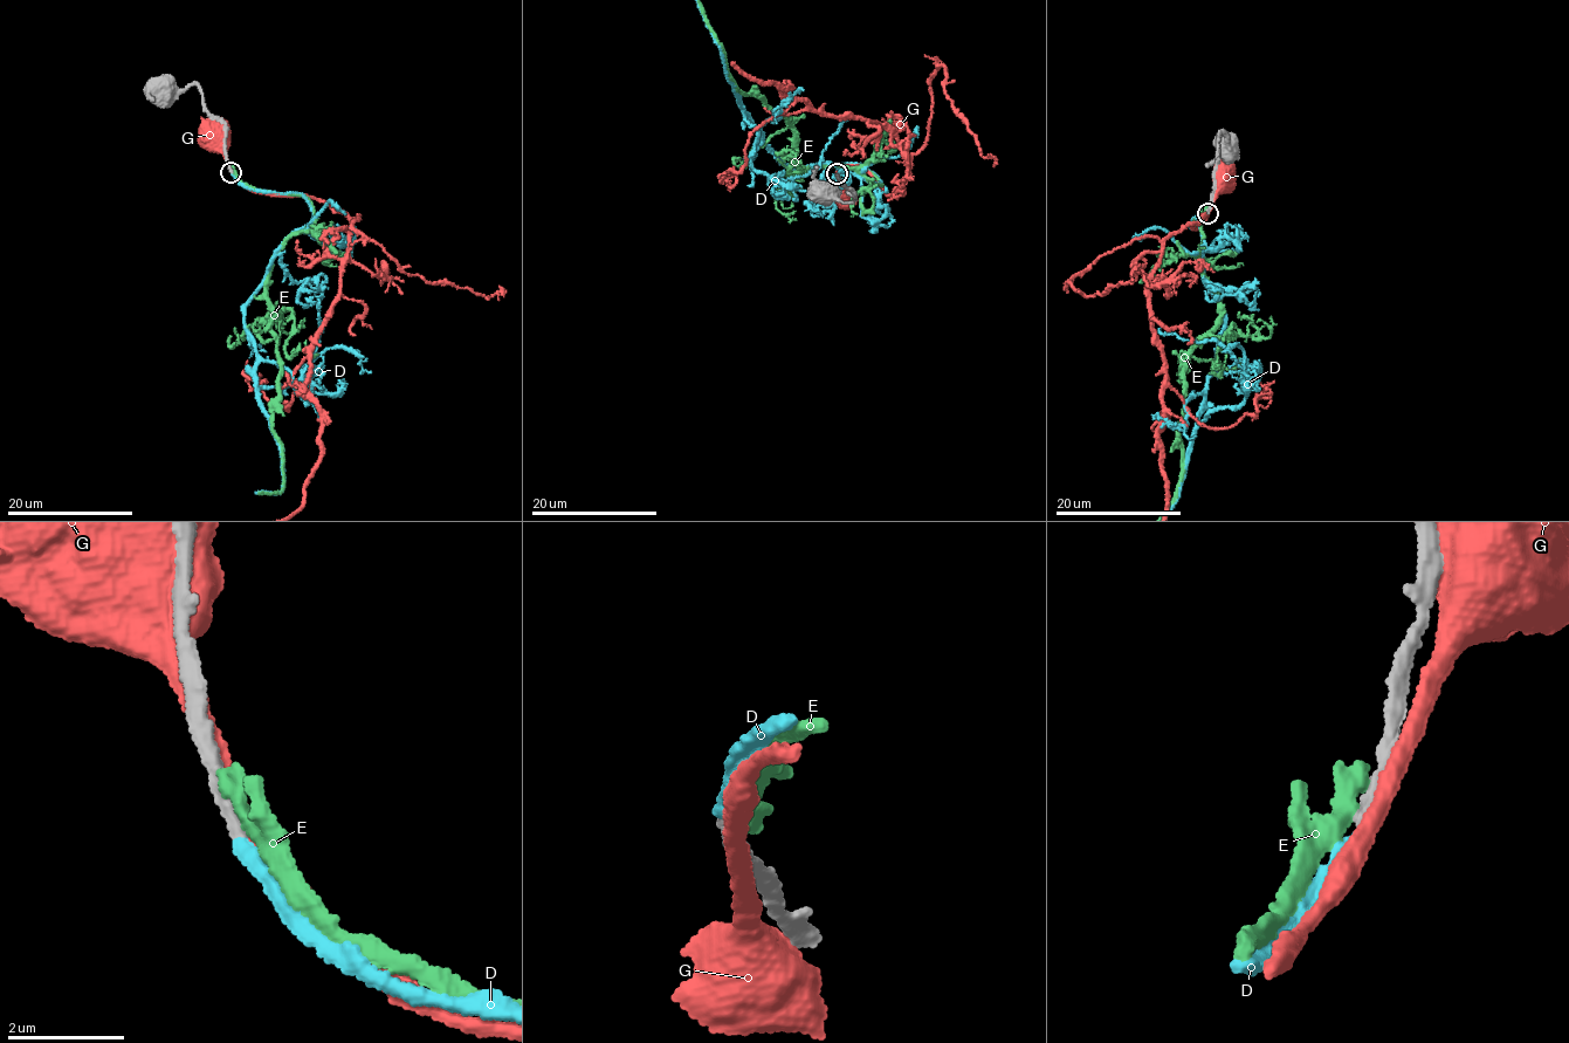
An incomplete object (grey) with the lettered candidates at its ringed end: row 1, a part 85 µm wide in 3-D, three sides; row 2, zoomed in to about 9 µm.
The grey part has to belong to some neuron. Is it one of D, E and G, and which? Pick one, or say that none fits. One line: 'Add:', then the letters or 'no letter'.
Add: D

